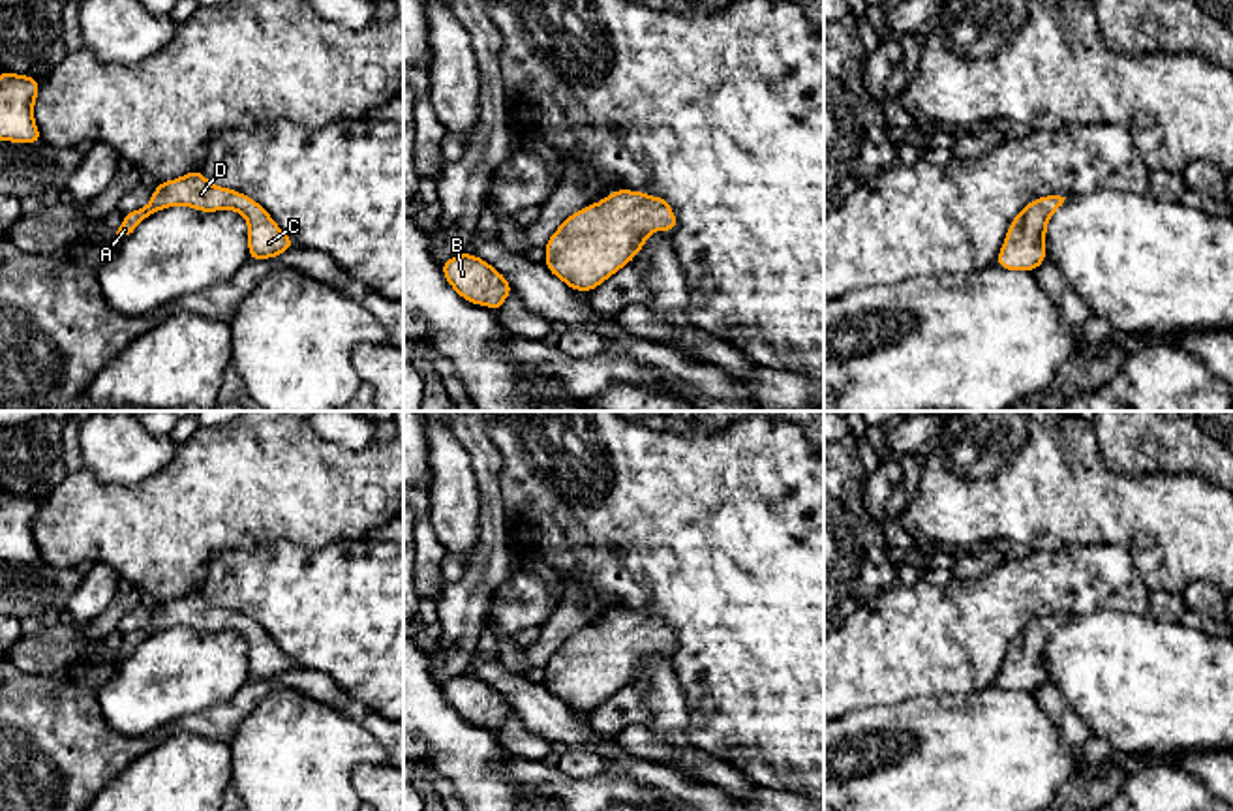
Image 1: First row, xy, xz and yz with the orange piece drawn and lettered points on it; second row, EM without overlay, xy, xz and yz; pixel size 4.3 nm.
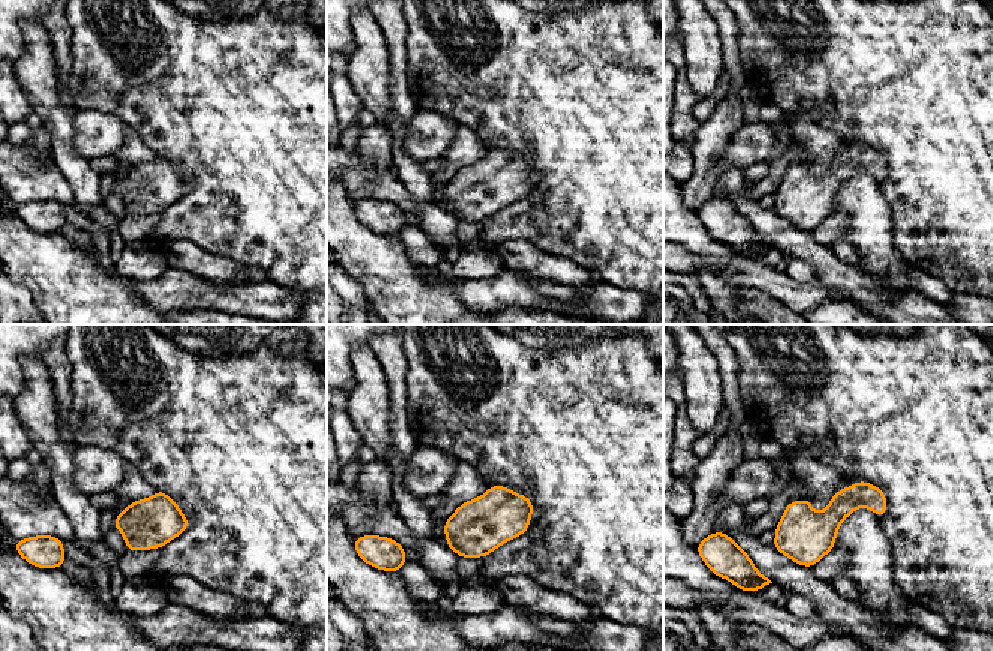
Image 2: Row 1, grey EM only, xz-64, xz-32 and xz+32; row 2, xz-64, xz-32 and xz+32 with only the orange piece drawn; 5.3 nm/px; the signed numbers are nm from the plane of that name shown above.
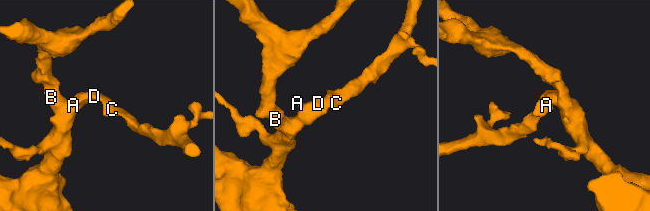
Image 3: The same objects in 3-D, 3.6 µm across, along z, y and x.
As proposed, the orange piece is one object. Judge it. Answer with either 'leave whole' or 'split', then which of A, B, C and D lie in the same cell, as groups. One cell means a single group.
leave whole; A B C D

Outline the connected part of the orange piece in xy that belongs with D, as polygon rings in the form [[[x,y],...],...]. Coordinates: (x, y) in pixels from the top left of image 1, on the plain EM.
[[[201,589],[180,599],[160,603],[146,627],[124,635],[116,655],[129,655],[150,635],[186,625],[199,633],[238,631],[248,642],[250,681],[272,680],[295,666],[272,640],[272,636],[246,614],[210,604]]]

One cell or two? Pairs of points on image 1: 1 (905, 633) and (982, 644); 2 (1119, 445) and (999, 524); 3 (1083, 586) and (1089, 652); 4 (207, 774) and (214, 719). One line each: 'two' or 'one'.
1: one
2: two
3: two
4: two

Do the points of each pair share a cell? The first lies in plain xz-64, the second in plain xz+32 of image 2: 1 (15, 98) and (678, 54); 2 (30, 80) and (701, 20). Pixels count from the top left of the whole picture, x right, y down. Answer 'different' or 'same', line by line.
1: same
2: same

